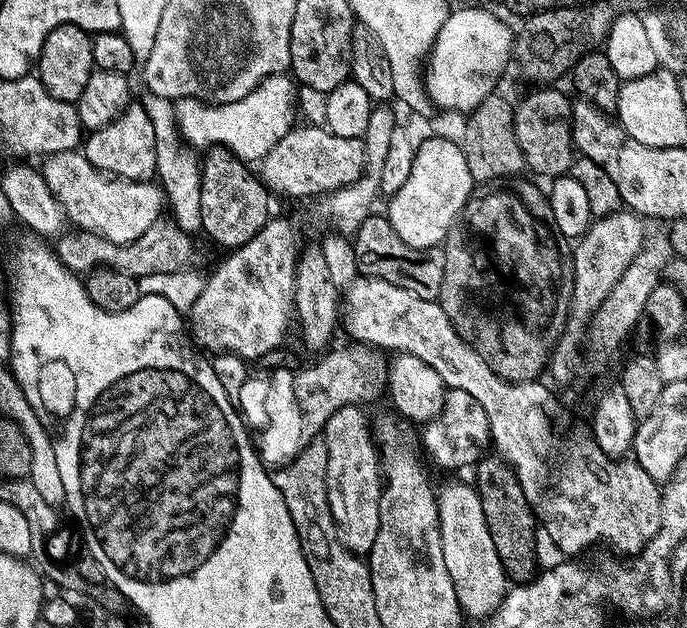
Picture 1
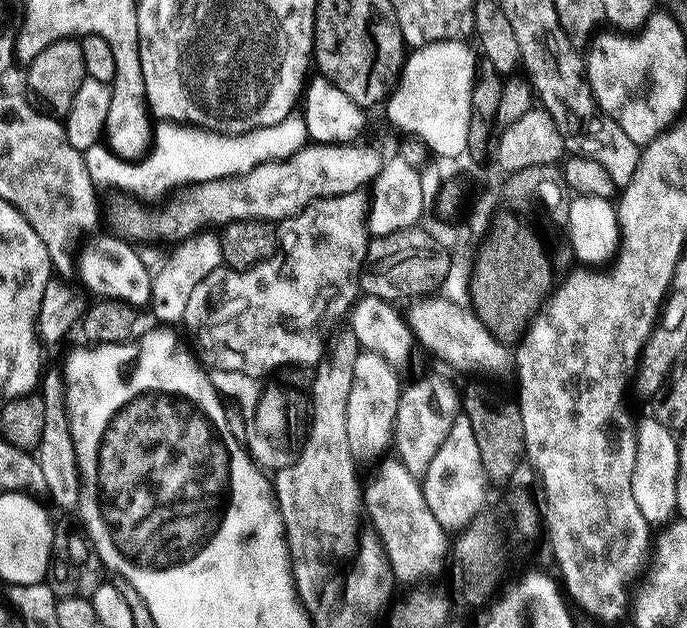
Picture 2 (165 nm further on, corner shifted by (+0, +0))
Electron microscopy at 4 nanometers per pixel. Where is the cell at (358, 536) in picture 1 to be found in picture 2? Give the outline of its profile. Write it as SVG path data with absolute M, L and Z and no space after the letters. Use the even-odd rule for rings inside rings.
M362 350L354 358L354 382L346 398L346 439L350 442L353 460L379 461L393 443L396 411L402 391L399 376L392 364L376 352Z

